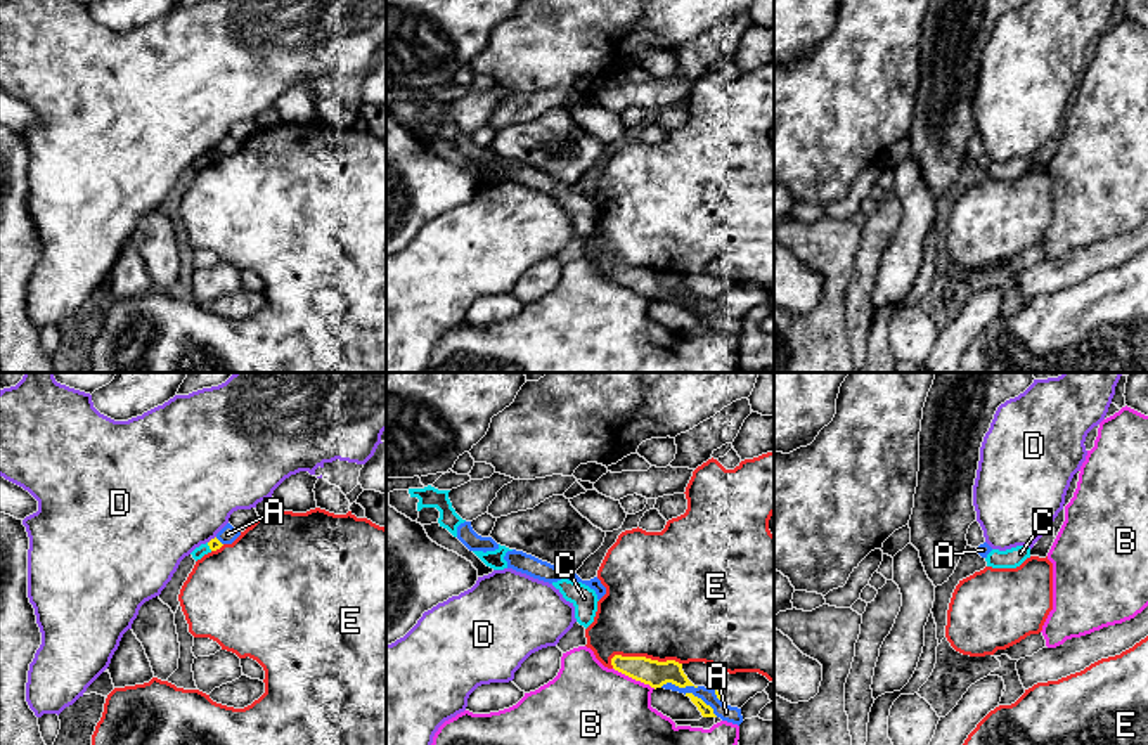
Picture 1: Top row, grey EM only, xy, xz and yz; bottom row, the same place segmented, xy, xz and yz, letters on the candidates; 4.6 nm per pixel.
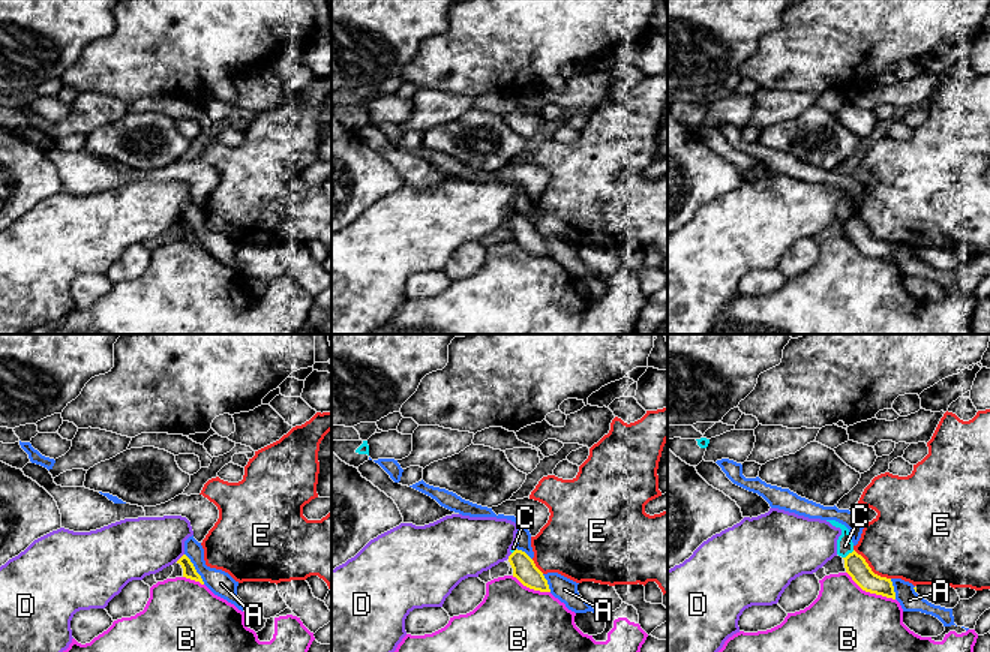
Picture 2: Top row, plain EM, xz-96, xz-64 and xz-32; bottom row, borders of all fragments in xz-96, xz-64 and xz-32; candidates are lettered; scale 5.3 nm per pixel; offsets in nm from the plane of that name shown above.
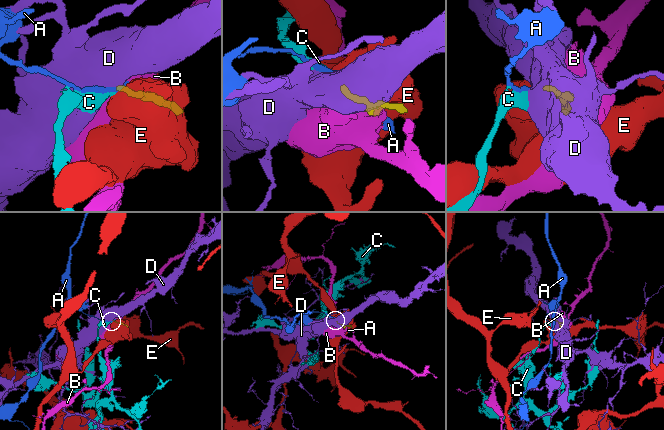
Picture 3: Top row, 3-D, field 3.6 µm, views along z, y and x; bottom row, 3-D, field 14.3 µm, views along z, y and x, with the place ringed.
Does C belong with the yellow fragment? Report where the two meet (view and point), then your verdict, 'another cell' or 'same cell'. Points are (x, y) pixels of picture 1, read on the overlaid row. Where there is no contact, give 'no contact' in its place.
meets yellow in xy at (208, 544); another cell

